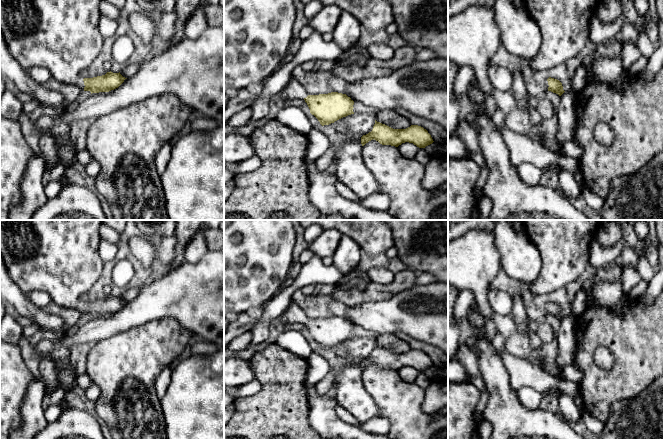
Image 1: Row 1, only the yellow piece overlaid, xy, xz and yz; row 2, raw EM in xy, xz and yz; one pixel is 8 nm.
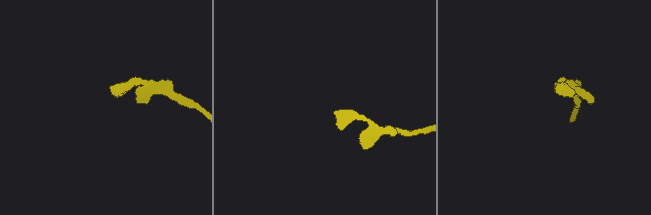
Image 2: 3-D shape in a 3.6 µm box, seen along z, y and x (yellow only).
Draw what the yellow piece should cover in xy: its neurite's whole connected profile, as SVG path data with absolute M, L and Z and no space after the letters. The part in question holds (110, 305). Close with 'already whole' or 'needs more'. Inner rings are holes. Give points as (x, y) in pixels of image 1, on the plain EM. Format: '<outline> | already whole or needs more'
M0 220L0 255L4 260L8 274L24 295L28 295L30 292L34 291L41 291L47 293L51 297L52 302L62 307L77 309L84 315L90 315L91 318L109 316L118 312L124 304L127 303L123 301L120 296L113 297L110 295L105 299L93 302L83 302L81 300L81 296L92 288L103 272L104 261L99 255L99 243L101 241L100 227L102 224L103 220Z | needs more

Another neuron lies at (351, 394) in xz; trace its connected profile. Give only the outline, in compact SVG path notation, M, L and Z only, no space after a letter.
M361 362L344 364L339 370L333 396L359 423L379 416L378 405L366 390L362 373Z

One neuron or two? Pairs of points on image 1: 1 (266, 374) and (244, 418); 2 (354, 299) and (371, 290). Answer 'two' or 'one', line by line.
1: one
2: one

